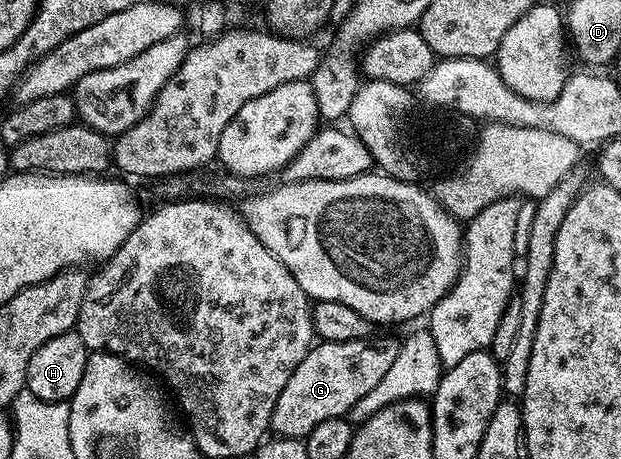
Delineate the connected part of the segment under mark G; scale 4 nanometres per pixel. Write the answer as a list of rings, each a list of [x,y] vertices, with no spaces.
[[[368,337],[357,341],[316,342],[307,356],[293,369],[293,377],[285,381],[285,389],[277,397],[270,430],[284,439],[303,439],[321,421],[344,418],[365,393],[370,393],[385,377],[389,365],[397,357],[398,342]]]

